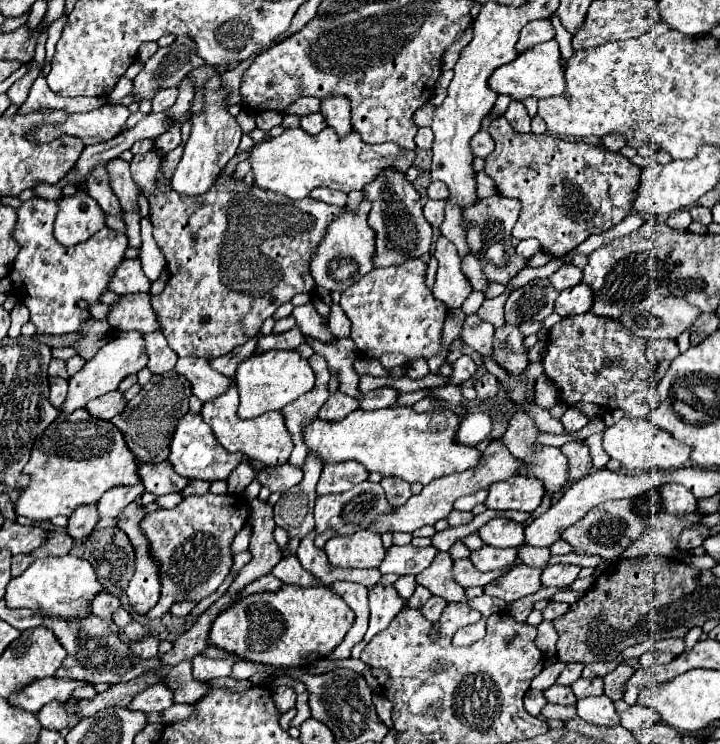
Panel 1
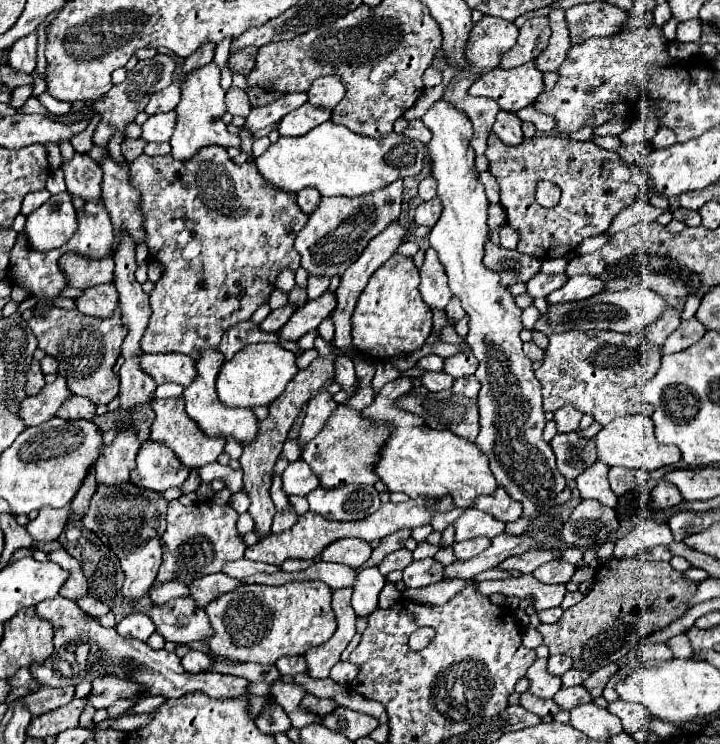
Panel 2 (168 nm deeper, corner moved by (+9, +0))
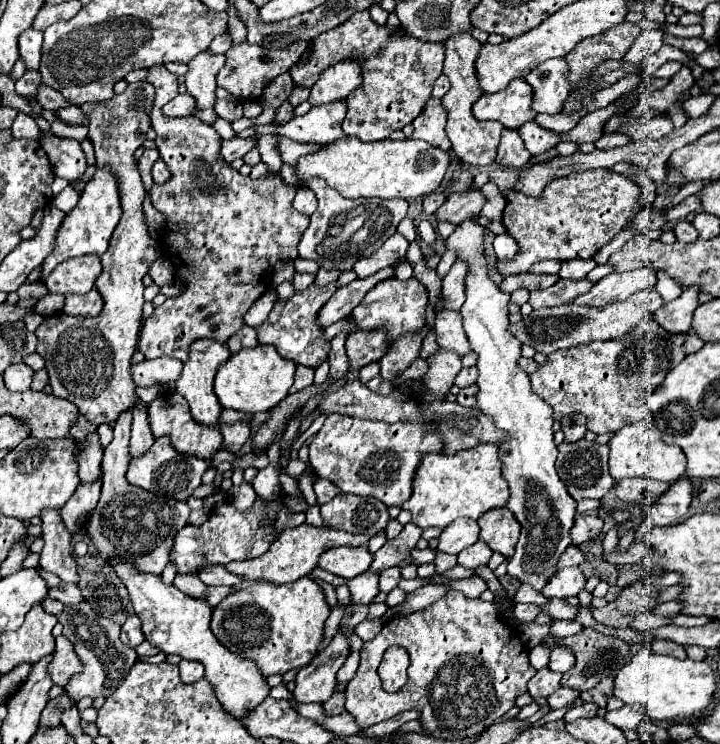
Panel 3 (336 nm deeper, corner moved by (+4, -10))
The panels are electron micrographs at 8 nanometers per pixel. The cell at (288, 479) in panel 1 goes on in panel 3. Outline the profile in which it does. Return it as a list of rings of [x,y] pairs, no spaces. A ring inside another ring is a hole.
[[[323,478],[315,480],[313,490],[317,494],[317,504],[325,504],[325,502],[329,502],[331,498],[335,498],[339,494],[339,488],[335,484],[331,484],[329,480],[323,480]]]

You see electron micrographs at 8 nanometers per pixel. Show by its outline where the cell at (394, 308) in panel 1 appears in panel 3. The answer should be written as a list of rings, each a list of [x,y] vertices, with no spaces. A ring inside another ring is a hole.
[[[395,276],[381,280],[375,284],[363,298],[363,302],[353,310],[351,318],[355,320],[359,330],[385,330],[387,332],[387,346],[401,334],[415,334],[425,326],[425,312],[427,312],[427,288],[415,276],[409,280],[397,280]]]

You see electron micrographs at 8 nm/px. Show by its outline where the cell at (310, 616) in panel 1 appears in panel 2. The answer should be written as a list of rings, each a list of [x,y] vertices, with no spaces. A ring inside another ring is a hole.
[[[296,580],[282,586],[238,586],[234,592],[226,592],[212,600],[206,606],[206,614],[214,628],[214,636],[208,642],[210,650],[218,656],[236,658],[240,662],[258,662],[258,664],[274,664],[280,656],[300,656],[306,654],[310,648],[324,644],[330,640],[336,628],[336,618],[330,608],[332,590],[314,580]]]

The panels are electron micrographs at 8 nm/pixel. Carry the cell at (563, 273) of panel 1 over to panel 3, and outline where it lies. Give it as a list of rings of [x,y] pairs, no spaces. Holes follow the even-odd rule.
[[[559,280],[557,284],[553,284],[551,288],[545,290],[535,290],[531,292],[529,304],[533,308],[543,308],[543,306],[561,306],[561,304],[569,304],[573,298],[577,298],[579,294],[587,292],[593,286],[593,282],[589,280]]]

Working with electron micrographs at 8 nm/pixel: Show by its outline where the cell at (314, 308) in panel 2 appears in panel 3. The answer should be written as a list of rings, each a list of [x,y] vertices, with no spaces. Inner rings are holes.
[[[383,268],[379,270],[377,274],[369,276],[369,278],[357,278],[353,280],[349,286],[343,286],[343,288],[337,288],[335,294],[325,302],[325,306],[319,310],[317,314],[317,324],[321,328],[327,328],[331,326],[333,322],[341,320],[341,318],[347,318],[351,314],[351,310],[363,300],[363,296],[379,282],[379,280],[385,280],[393,276],[393,268]]]

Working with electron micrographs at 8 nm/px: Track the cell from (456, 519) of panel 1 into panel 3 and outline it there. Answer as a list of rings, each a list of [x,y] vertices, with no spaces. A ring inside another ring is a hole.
[[[435,550],[435,552],[437,552],[437,556],[435,556],[437,574],[443,574],[445,570],[449,570],[449,568],[453,568],[453,566],[457,564],[457,556],[453,556],[453,554],[445,554],[445,552],[441,552],[441,550]]]

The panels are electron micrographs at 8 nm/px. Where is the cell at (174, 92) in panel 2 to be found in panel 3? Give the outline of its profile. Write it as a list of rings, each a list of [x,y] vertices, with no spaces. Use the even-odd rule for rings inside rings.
[[[179,94],[179,96],[175,96],[171,102],[167,102],[163,106],[163,114],[169,116],[169,118],[189,116],[191,110],[195,110],[195,100],[189,94]]]

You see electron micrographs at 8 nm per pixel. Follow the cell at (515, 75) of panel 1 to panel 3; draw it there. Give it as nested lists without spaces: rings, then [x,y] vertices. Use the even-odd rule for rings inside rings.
[[[517,78],[501,92],[483,94],[473,104],[473,116],[479,120],[497,120],[505,128],[517,130],[521,124],[537,116],[531,104],[533,88],[523,78]]]

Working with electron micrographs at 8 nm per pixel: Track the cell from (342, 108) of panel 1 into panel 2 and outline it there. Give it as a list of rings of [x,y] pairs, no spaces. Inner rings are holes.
[[[322,76],[308,90],[308,102],[322,108],[334,108],[344,98],[344,86],[340,76]]]

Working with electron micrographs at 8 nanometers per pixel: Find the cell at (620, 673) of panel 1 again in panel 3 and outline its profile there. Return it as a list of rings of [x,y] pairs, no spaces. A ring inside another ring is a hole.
[[[605,678],[603,682],[599,682],[599,686],[581,692],[583,702],[593,702],[599,708],[605,708],[605,704],[611,696],[613,696],[613,678]]]

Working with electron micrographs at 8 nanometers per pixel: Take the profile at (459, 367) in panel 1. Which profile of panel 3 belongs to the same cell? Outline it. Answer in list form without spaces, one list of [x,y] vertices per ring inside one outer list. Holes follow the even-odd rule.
[[[471,366],[471,368],[463,368],[463,370],[457,374],[455,384],[457,384],[459,388],[465,388],[465,386],[475,384],[475,380],[477,380],[477,368]]]

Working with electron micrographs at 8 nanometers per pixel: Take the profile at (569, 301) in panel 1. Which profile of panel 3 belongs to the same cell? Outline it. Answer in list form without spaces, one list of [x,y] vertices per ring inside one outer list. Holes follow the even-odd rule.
[[[637,268],[631,272],[611,272],[609,276],[601,278],[593,284],[593,288],[573,300],[577,306],[605,306],[619,300],[629,298],[637,290],[653,288],[657,282],[657,274],[649,268]]]

